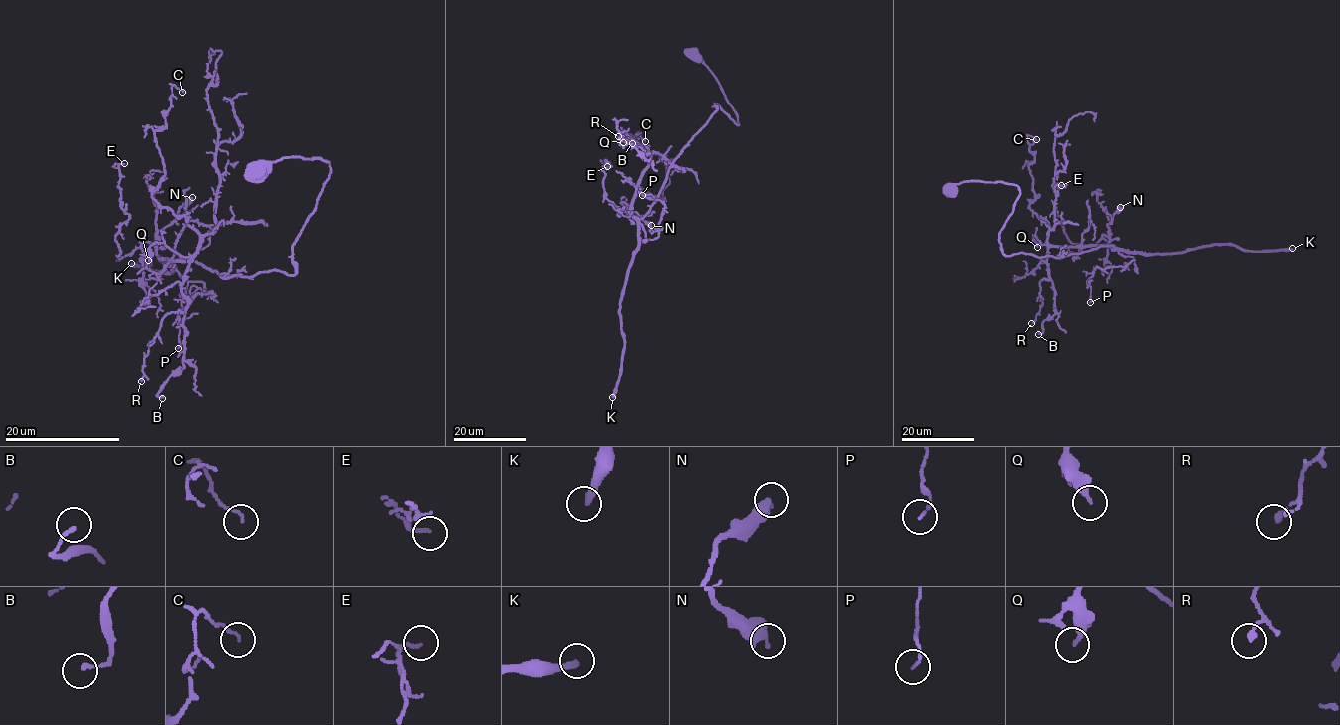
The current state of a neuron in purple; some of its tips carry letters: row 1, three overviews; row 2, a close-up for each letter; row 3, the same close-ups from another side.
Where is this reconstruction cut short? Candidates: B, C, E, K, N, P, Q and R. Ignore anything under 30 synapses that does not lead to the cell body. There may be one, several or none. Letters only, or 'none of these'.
K

